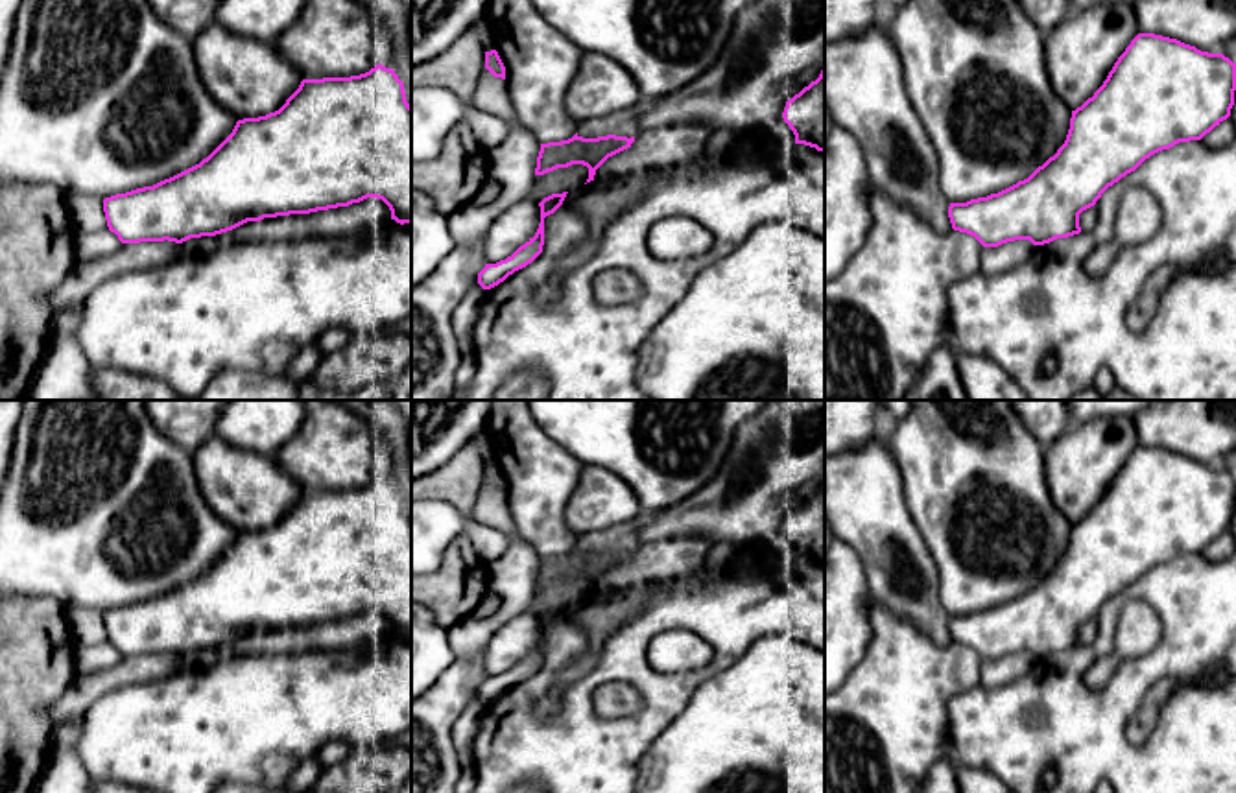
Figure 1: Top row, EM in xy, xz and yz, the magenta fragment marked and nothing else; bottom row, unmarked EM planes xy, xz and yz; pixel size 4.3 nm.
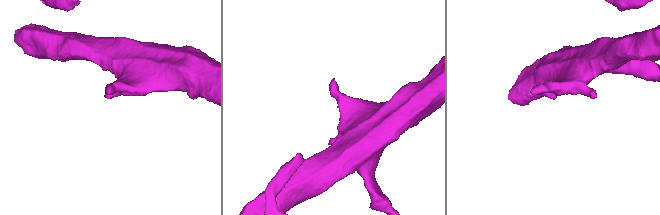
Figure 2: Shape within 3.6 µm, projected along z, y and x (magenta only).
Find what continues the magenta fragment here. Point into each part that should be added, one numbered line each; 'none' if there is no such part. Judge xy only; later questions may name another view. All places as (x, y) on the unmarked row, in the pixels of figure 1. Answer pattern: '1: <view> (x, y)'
1: xy (83, 692)

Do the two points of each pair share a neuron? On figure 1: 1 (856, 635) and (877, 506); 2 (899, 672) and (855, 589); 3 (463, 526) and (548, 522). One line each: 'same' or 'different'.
1: different
2: different
3: same

